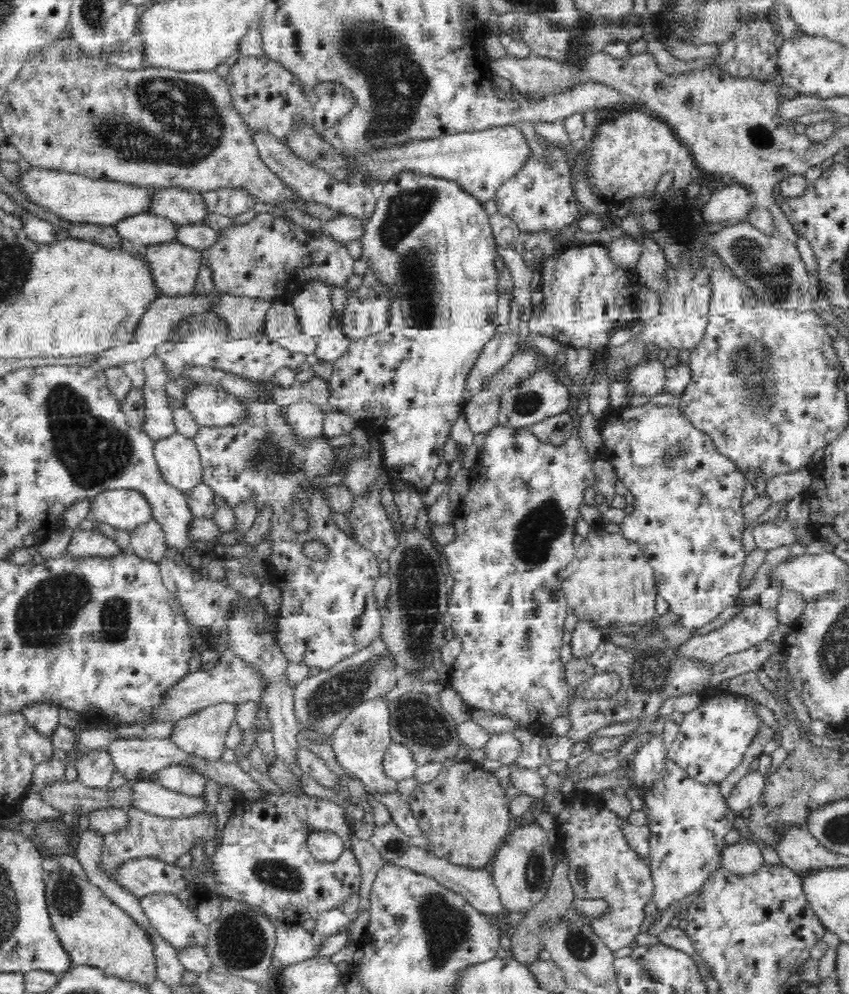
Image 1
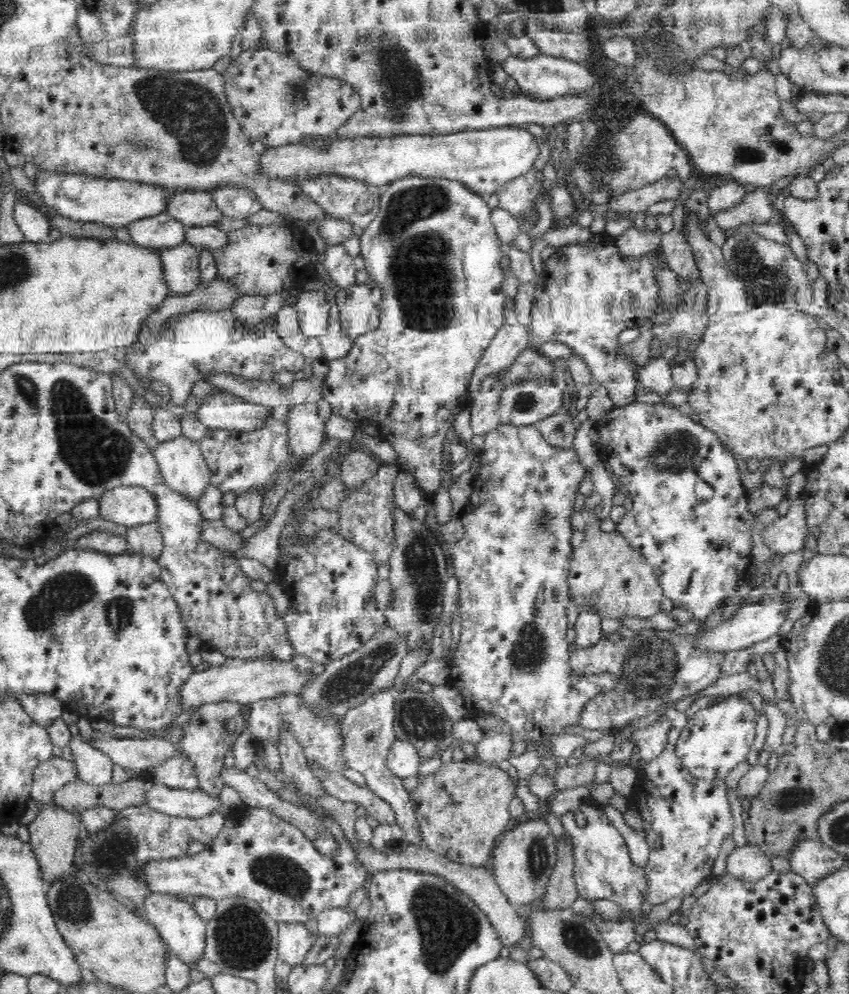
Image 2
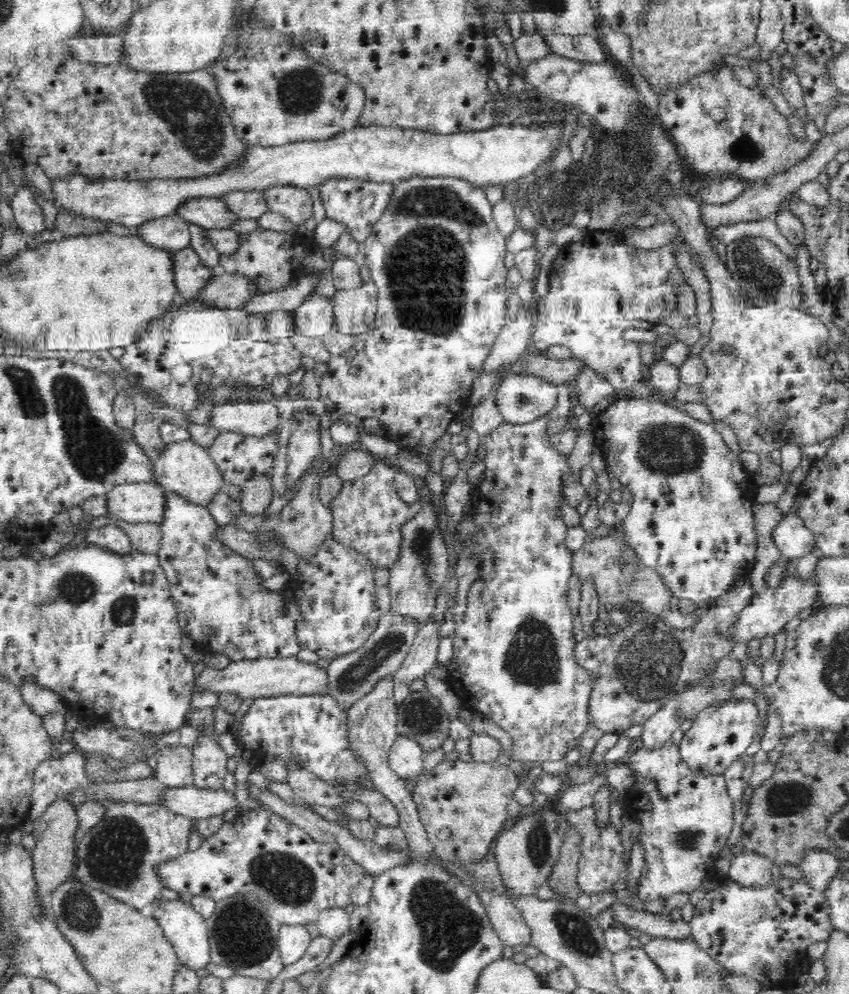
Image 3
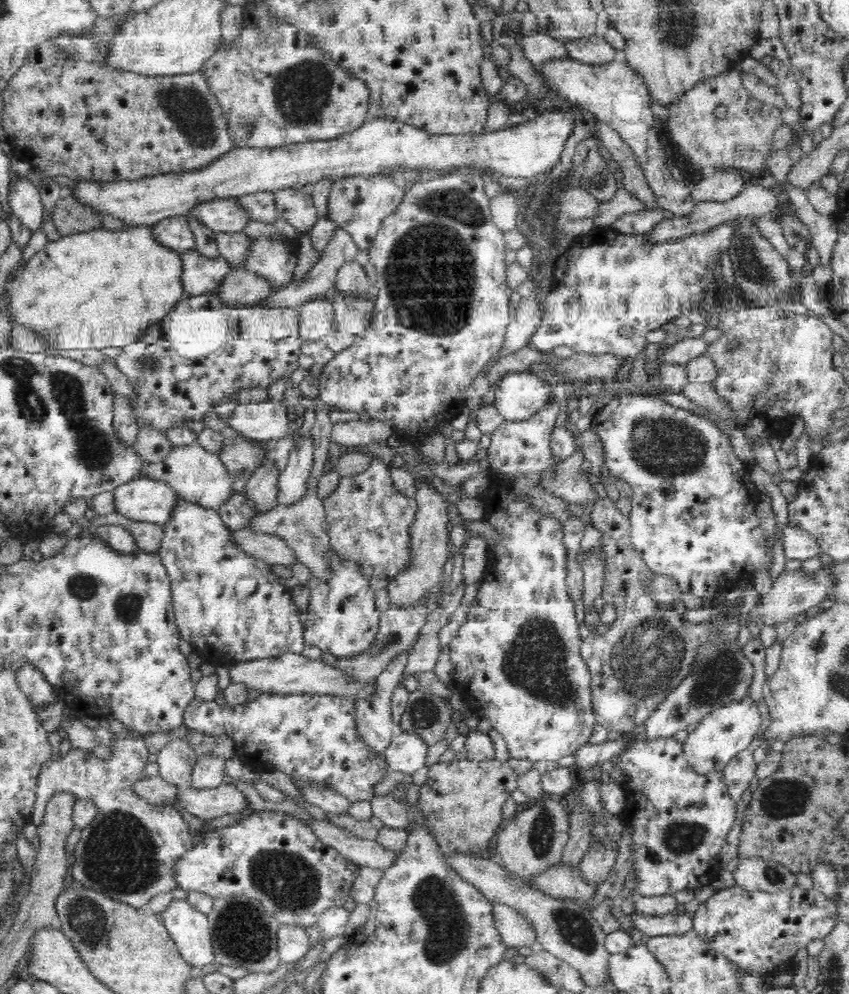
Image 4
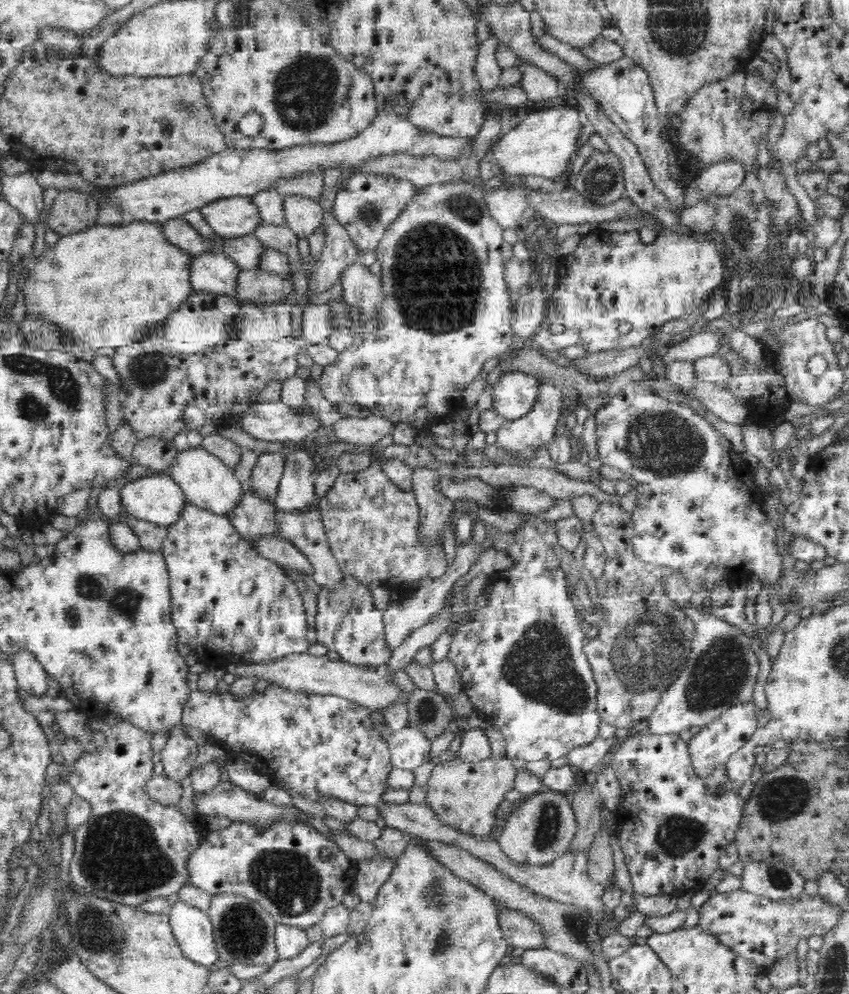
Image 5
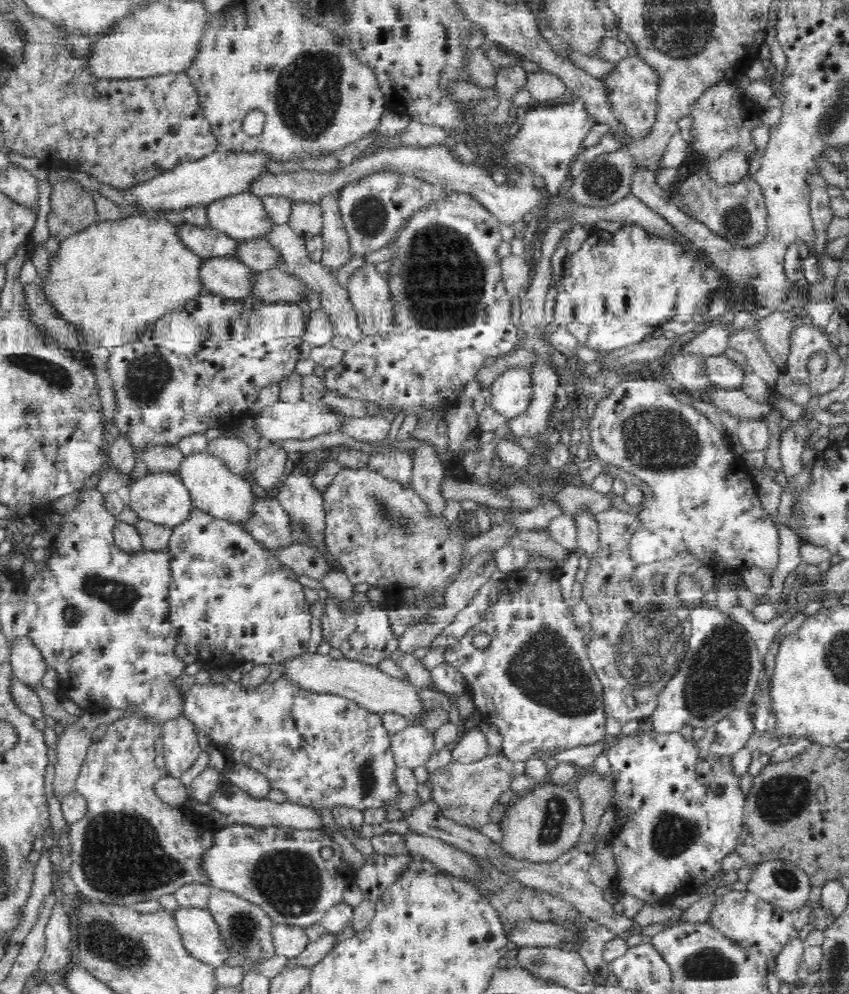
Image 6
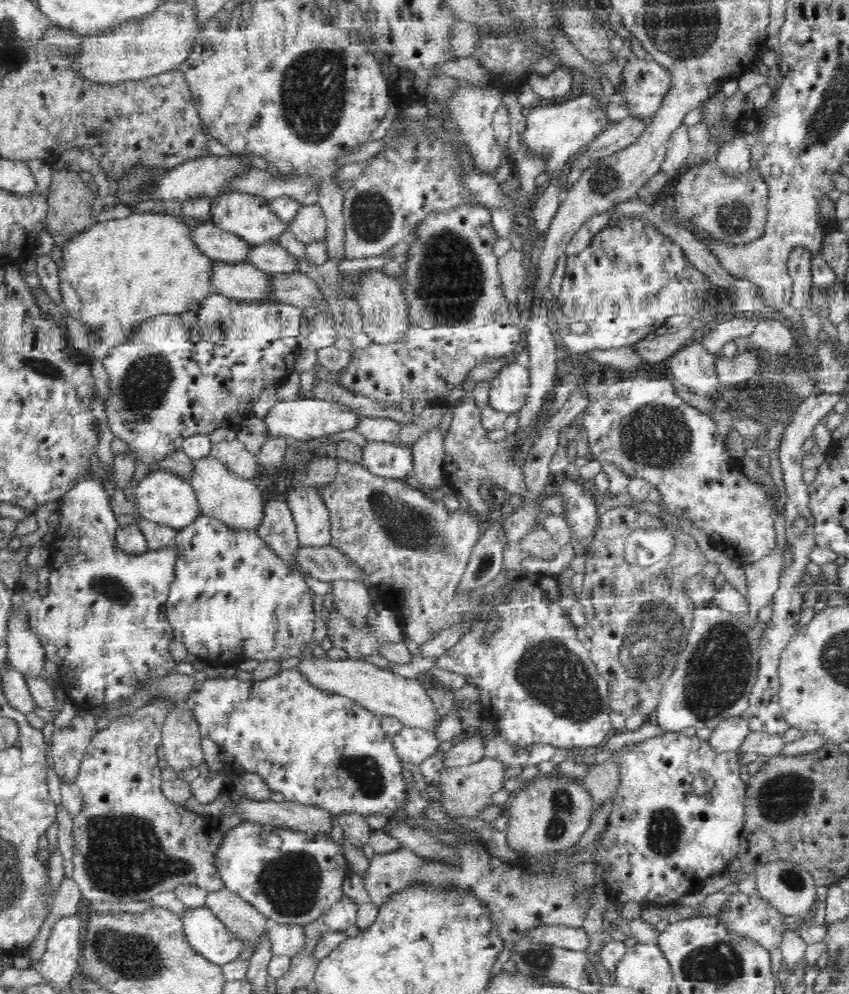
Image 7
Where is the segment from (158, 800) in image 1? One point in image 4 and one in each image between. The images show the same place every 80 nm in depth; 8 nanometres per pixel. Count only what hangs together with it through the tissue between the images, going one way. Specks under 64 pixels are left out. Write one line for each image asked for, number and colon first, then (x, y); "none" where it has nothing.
2: (179, 802)
3: (195, 803)
4: (225, 799)

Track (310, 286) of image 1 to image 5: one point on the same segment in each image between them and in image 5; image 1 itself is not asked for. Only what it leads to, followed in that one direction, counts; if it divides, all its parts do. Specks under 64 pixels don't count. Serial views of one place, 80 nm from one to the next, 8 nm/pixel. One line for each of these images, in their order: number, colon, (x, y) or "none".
2: (313, 310)
3: (314, 319)
4: (317, 320)
5: (317, 327)

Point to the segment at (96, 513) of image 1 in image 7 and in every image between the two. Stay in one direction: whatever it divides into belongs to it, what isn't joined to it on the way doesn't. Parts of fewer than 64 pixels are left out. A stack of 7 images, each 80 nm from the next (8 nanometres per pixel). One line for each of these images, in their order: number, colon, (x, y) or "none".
2: (129, 505)
3: (147, 501)
4: (147, 500)
5: (157, 498)
6: (162, 498)
7: (163, 497)

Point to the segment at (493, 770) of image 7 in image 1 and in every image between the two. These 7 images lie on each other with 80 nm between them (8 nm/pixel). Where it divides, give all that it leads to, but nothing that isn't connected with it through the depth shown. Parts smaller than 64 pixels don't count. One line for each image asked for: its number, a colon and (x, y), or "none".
1: (463, 812)
2: (462, 808)
3: (462, 805)
4: (463, 799)
5: (466, 795)
6: (465, 792)

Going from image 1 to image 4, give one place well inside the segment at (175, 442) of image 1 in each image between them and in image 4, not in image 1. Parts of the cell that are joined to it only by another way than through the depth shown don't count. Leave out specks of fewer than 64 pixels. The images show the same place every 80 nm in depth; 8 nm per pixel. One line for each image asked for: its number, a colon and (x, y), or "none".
2: (183, 468)
3: (187, 469)
4: (200, 477)

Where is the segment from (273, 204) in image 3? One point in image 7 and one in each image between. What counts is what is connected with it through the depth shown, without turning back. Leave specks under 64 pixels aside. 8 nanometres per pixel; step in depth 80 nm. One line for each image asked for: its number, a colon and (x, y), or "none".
4: (296, 207)
5: (304, 215)
6: (306, 219)
7: (310, 225)

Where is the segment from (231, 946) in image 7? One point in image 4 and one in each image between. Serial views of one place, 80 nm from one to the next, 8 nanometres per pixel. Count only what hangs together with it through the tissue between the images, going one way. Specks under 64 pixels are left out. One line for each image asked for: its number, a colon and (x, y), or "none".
4: (189, 928)
5: (193, 928)
6: (201, 935)

